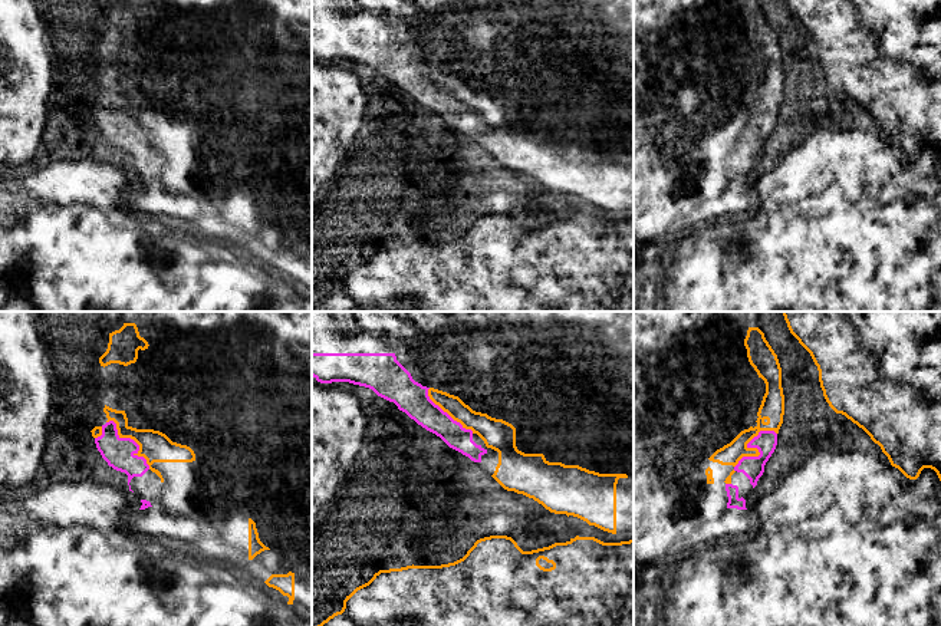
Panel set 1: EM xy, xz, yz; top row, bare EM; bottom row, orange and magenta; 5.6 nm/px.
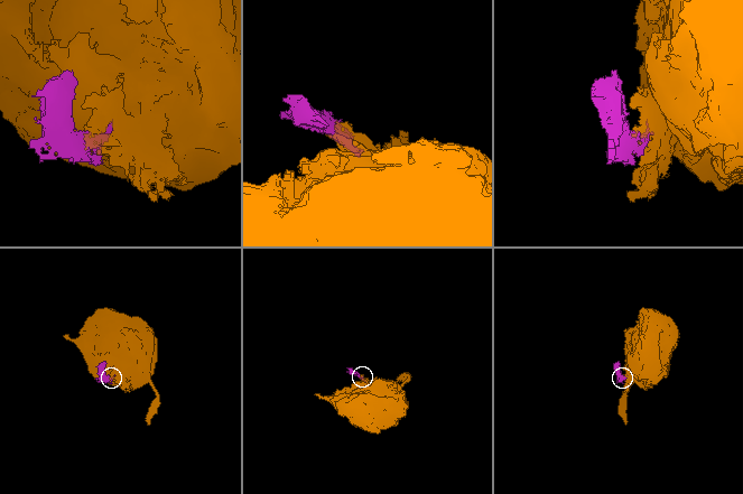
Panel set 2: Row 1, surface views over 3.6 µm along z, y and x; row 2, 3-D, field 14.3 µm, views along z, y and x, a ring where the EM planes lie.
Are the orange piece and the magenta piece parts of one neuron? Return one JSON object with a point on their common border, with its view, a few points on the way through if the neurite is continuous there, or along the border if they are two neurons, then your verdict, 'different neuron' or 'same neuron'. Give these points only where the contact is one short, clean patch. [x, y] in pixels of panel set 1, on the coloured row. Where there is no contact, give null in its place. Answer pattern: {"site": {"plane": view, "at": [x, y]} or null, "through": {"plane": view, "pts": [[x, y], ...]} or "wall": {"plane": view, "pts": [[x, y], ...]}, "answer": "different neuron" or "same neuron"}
{"site": {"plane": "yz", "at": [753, 448]}, "answer": "different neuron"}

